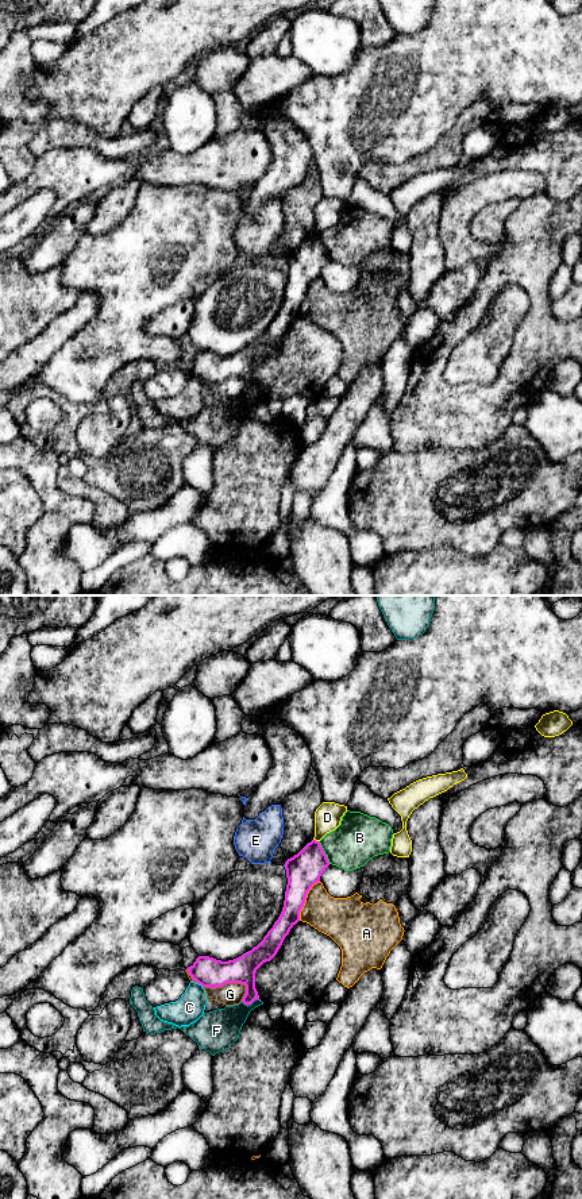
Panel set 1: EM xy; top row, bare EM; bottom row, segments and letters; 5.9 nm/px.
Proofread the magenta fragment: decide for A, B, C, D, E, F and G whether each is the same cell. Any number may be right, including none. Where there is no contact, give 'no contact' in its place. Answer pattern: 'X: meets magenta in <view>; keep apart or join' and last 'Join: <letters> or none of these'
A: meets magenta in xy; keep apart
B: meets magenta in xy; keep apart
C: meets magenta in xy; keep apart
D: meets magenta in xy; keep apart
E: meets magenta in xy; keep apart
F: meets magenta in xy; keep apart
G: meets magenta in xy; keep apart
Join: none of these

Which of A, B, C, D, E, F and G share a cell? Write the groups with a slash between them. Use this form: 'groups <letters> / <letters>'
groups A / B / C / D / E / F / G

